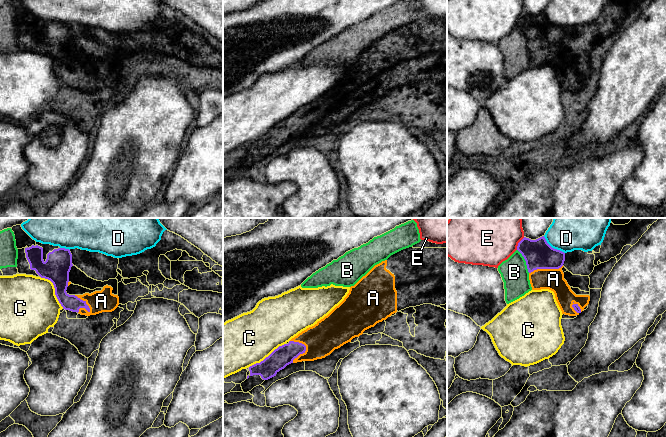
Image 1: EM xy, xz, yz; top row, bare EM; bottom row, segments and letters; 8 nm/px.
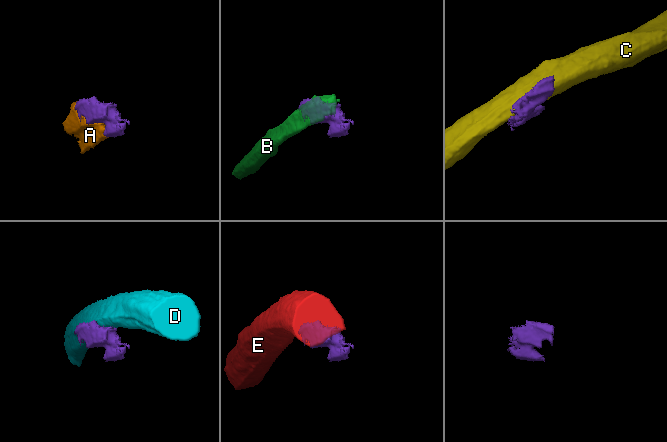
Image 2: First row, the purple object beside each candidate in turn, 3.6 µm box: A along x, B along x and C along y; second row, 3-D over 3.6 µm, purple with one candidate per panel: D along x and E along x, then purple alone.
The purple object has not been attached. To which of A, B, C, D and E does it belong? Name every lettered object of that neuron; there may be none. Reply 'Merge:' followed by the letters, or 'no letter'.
Merge: A

